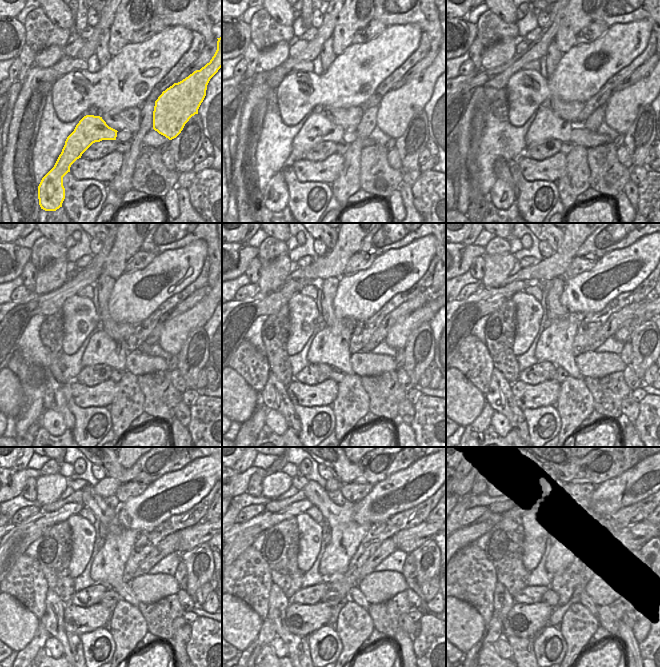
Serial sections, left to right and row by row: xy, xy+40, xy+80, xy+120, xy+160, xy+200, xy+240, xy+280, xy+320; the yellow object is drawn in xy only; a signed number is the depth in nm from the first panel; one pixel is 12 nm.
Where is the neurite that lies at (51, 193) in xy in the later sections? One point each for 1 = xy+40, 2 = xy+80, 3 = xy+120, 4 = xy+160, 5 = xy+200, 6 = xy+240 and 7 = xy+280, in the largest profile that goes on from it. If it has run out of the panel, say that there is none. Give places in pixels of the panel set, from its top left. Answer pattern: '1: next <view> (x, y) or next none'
1: next xy+40 (317, 128)
2: next xy+80 (546, 125)
3: next xy+120 (102, 349)
4: next xy+160 (330, 346)
5: next xy+200 (555, 345)
6: next xy+240 (108, 565)
7: next xy+280 (346, 535)

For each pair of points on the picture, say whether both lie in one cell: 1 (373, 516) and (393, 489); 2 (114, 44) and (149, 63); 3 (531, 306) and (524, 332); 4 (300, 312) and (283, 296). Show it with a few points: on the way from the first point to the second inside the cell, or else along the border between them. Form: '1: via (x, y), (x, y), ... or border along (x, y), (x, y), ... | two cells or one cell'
1: via (377, 509), (390, 496) | one cell
2: border along (129, 42), (112, 57) | two cells
3: via (529, 312), (528, 326) | one cell
4: border along (299, 291), (286, 303) | two cells

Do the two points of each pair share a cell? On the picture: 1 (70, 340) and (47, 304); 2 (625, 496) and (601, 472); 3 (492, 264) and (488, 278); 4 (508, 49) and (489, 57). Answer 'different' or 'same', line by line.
1: different
2: different
3: same
4: same

